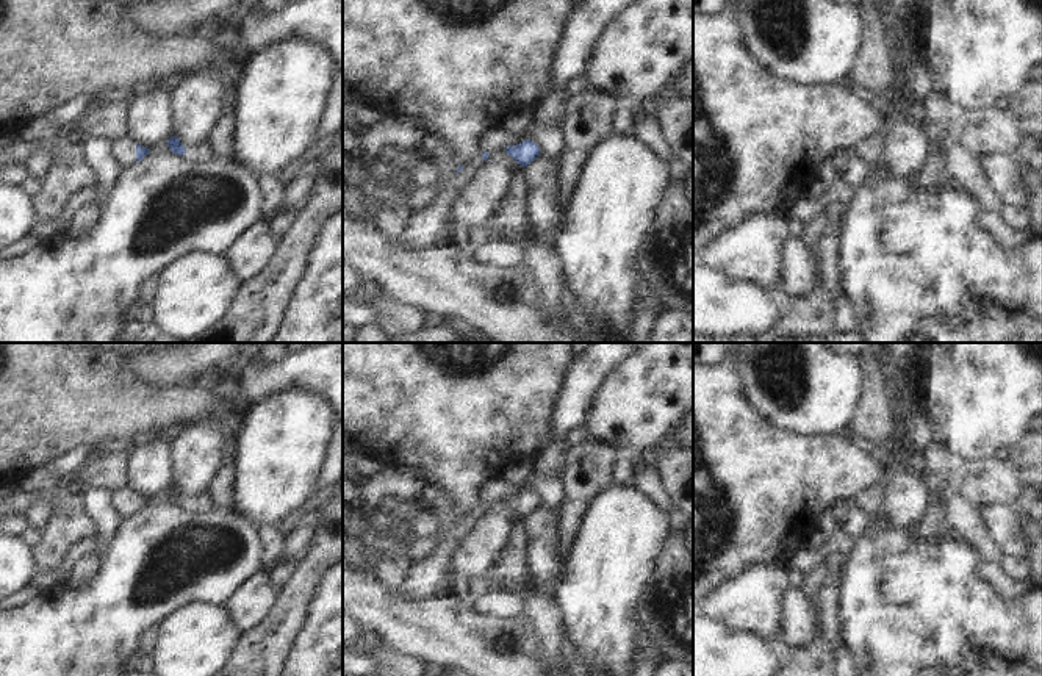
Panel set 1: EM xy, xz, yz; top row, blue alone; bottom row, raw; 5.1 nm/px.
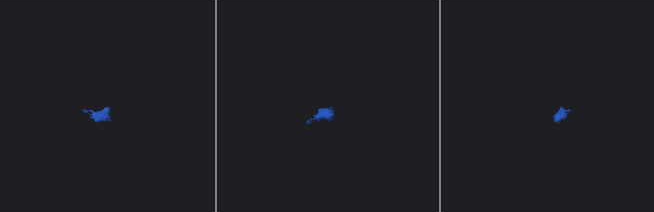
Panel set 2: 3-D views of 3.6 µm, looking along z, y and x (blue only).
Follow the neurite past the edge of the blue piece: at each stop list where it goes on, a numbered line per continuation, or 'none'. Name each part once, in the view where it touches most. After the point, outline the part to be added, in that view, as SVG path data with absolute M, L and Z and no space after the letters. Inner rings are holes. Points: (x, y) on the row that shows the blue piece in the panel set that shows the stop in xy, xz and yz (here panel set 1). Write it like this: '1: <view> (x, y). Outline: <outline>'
1: xy (125, 149). Outline: M130 138L117 139L113 142L116 156L127 166L136 163L136 142Z

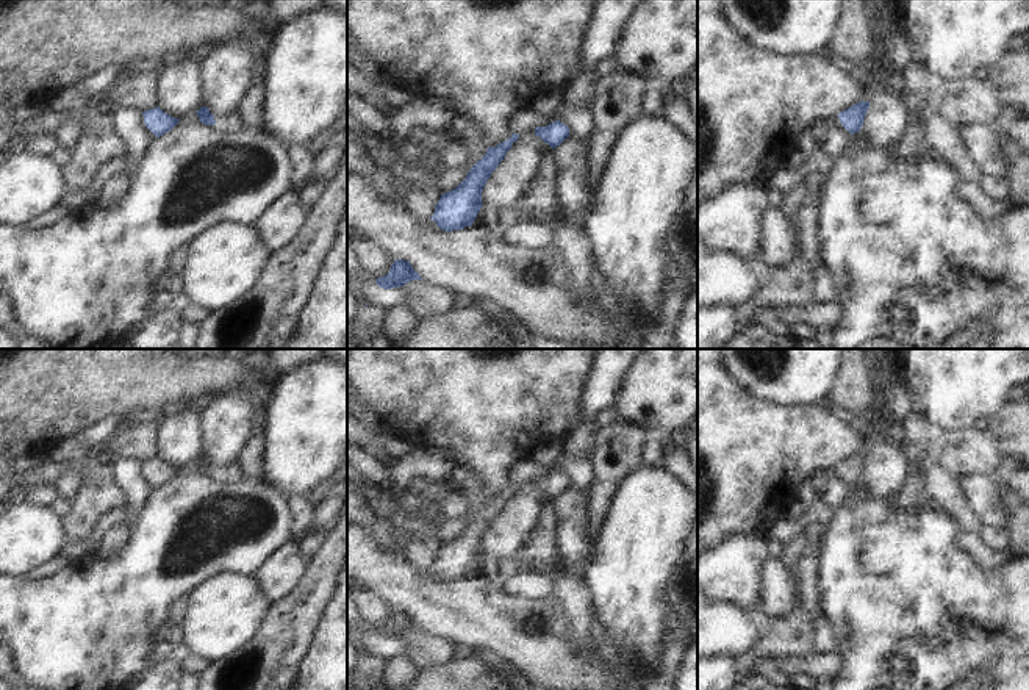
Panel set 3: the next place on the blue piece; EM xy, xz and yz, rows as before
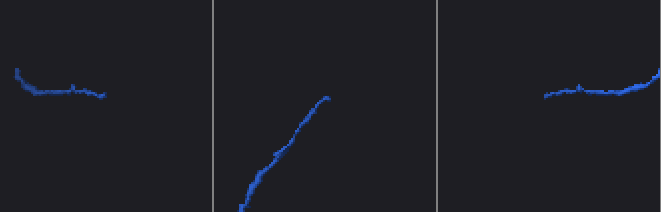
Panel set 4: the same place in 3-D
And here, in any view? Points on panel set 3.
none.

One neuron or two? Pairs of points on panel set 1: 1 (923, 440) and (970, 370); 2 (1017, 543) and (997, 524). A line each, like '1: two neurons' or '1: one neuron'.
1: two neurons
2: one neuron

